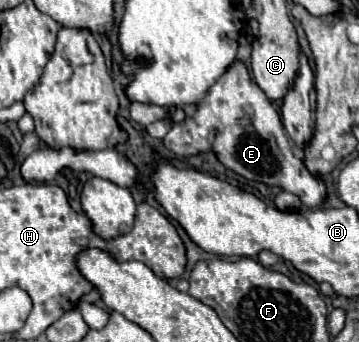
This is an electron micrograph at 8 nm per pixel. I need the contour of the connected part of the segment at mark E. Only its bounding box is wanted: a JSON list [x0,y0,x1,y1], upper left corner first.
[164,62,326,208]

